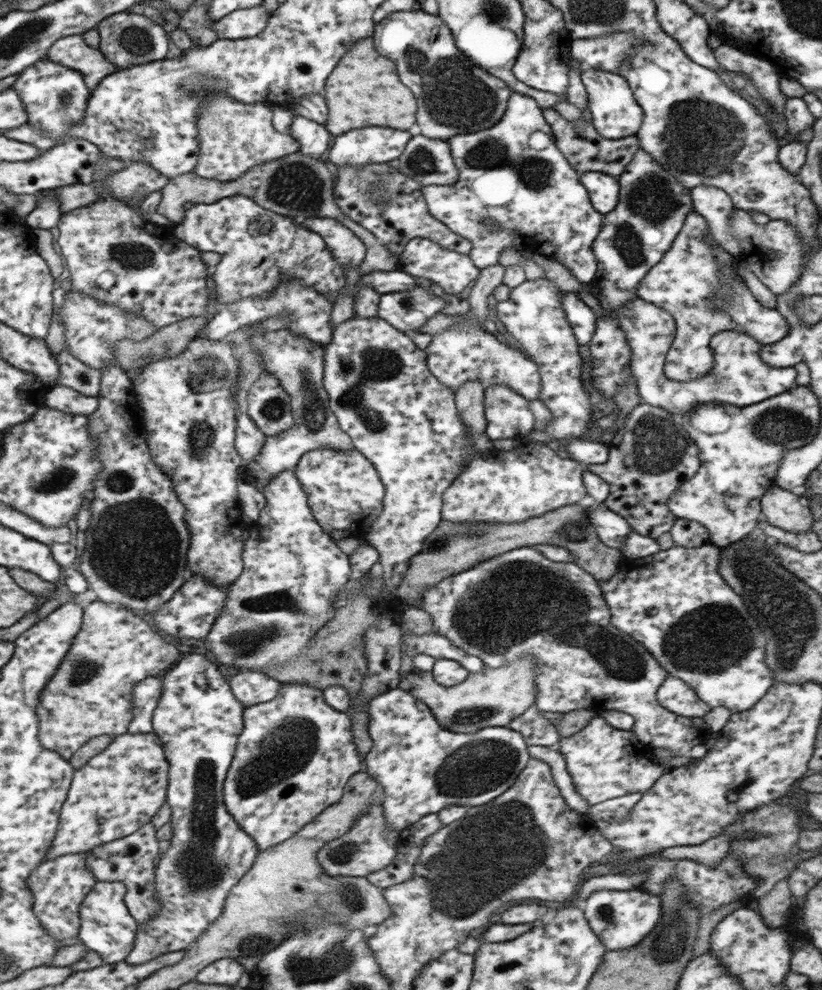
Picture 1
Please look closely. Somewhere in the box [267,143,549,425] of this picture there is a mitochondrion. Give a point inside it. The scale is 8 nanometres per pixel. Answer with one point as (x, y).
(422, 161)

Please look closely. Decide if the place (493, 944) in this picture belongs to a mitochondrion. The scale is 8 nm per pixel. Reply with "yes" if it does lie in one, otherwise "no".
no

